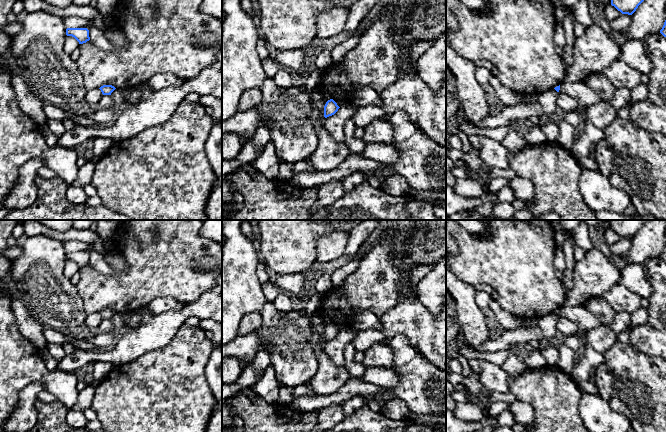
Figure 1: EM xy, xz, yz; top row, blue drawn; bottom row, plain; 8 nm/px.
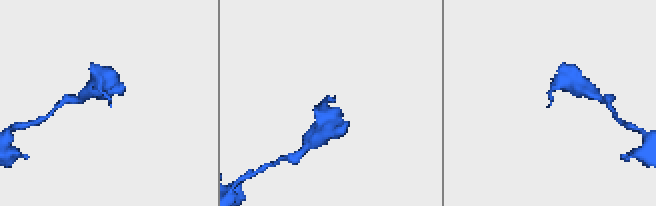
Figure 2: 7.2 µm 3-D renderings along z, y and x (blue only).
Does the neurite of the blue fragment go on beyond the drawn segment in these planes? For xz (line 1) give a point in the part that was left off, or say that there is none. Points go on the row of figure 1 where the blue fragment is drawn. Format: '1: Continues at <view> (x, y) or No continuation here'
1: No continuation here

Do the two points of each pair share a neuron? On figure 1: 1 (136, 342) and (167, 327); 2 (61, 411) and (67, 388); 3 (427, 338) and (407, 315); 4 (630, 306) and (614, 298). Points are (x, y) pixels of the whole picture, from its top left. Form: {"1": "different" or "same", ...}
{"1": "same", "2": "different", "3": "same", "4": "same"}

